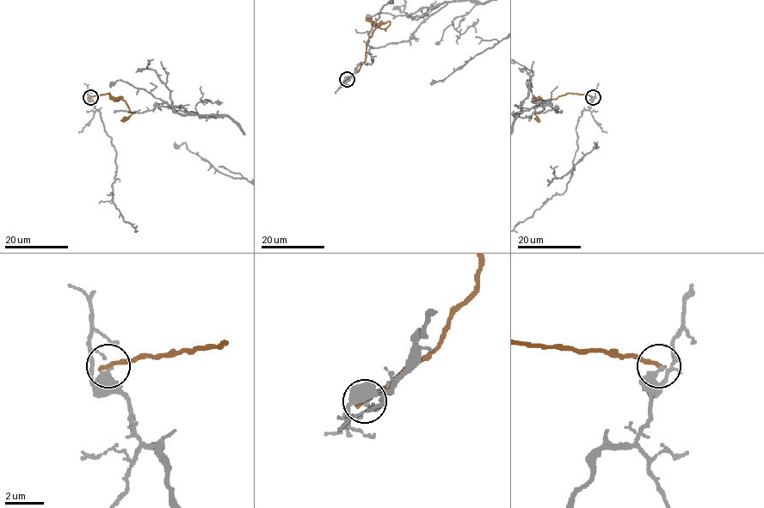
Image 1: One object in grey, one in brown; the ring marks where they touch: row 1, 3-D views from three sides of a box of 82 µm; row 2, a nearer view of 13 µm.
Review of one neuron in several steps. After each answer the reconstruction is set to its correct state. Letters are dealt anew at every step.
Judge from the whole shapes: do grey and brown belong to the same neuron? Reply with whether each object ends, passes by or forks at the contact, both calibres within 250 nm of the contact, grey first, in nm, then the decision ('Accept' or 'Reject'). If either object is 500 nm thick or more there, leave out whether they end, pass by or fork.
At the ring grey ends. At the ring brown ends. Thickness 360 nm (grey) against 240 nm. Reject

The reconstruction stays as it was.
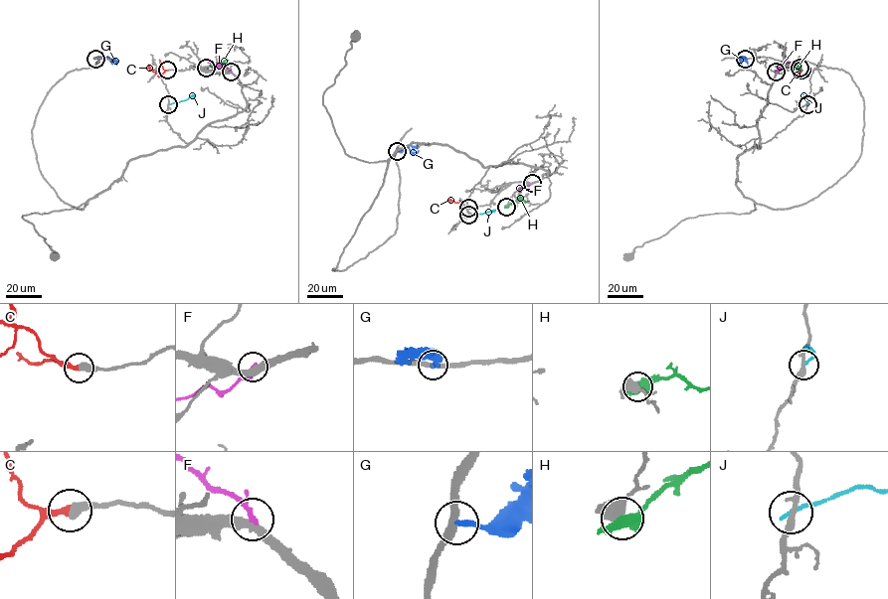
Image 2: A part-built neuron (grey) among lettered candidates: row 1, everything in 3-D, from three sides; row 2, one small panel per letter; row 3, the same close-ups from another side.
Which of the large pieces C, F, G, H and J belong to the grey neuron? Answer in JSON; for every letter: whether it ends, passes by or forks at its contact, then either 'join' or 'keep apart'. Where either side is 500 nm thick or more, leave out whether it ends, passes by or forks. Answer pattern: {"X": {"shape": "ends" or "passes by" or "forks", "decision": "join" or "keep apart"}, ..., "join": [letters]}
{"C": {"shape": "ends", "decision": "join"}, "F": {"shape": "ends", "decision": "keep apart"}, "G": {"shape": "ends", "decision": "keep apart"}, "H": {"decision": "keep apart"}, "J": {"shape": "ends", "decision": "keep apart"}, "join": ["C"]}

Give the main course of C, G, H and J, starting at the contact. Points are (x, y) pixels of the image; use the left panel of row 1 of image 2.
C: (167, 70), (159, 74), (148, 65)
G: (95, 59), (107, 57), (117, 61)
H: (206, 68), (215, 68), (228, 60)
J: (168, 104), (195, 95)

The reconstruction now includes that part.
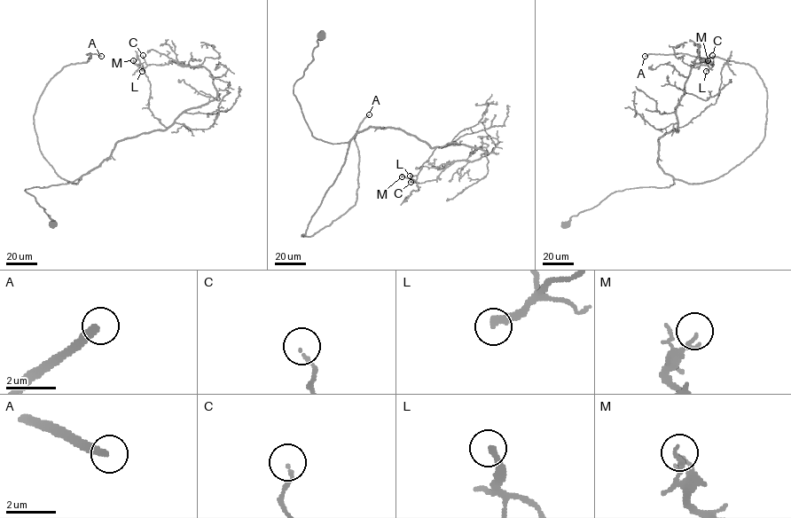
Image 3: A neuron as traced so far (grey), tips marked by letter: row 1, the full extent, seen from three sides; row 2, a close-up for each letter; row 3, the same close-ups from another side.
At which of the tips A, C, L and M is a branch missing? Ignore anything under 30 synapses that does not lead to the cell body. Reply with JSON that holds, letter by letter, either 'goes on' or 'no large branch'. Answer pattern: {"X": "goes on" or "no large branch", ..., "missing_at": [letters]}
{"A": "goes on", "C": "no large branch", "L": "no large branch", "M": "no large branch", "missing_at": ["A"]}

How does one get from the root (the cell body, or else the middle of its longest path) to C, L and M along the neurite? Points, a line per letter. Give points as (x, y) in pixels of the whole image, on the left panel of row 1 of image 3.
C: (53, 223), (26, 189), (74, 182), (119, 141), (166, 129), (216, 97), (204, 66), (147, 65), (143, 55)
L: (53, 223), (26, 189), (74, 182), (119, 141), (166, 129), (217, 96), (204, 66), (170, 61), (142, 71)
M: (53, 223), (26, 189), (74, 182), (119, 141), (166, 129), (217, 96), (204, 66), (143, 68), (133, 60)

